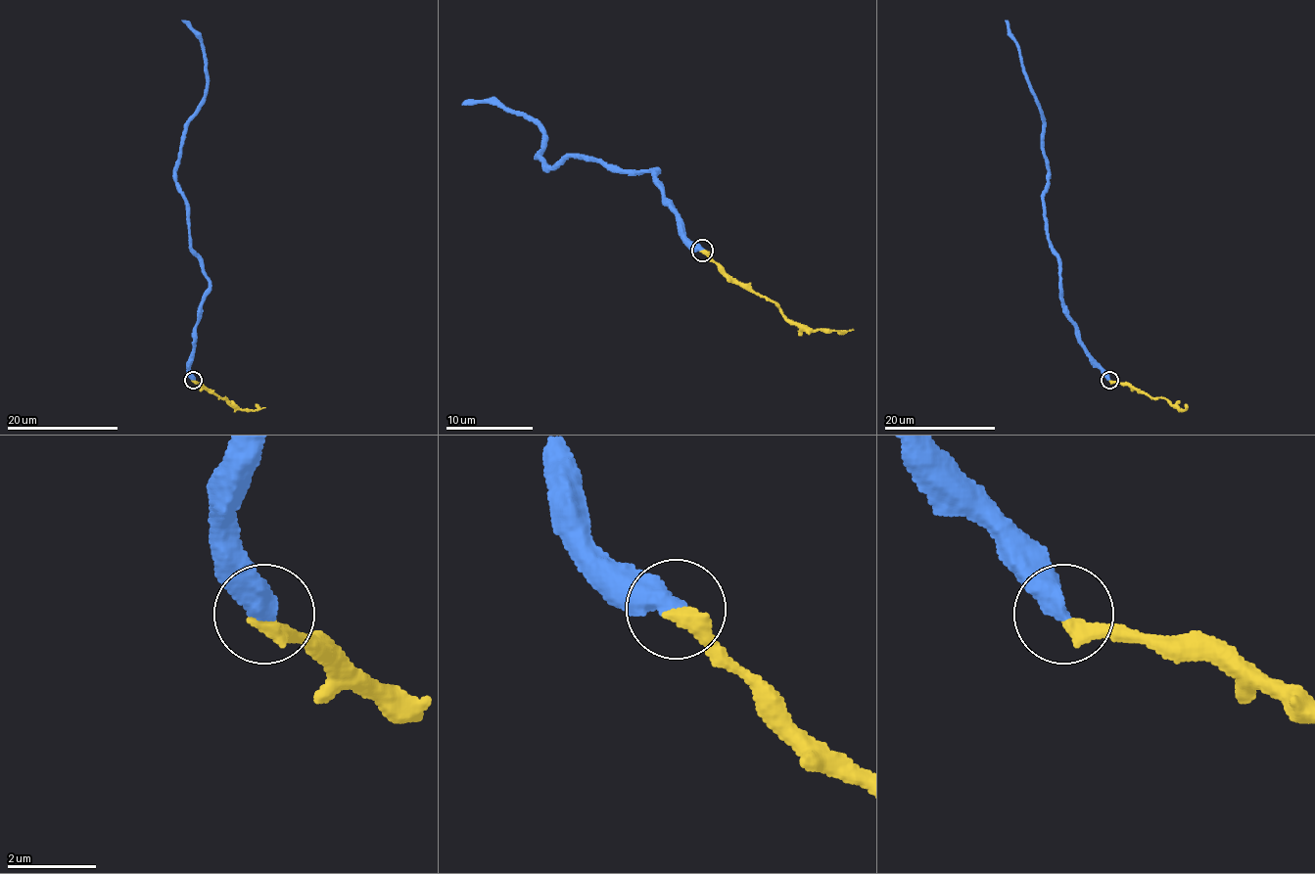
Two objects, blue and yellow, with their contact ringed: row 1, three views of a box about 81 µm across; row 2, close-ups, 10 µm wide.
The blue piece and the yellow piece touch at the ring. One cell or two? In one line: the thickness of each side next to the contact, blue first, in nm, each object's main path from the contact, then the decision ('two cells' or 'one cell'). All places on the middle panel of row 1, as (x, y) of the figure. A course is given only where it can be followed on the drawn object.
550 nm thick on the blue side, 360 nm on the other; blue runs (703, 251), (664, 203), (655, 170), (580, 157), (542, 168), (533, 122), (490, 103), (462, 105); yellow runs (703, 251), (733, 279), (774, 300), (781, 314), (795, 325), (846, 331), (853, 329); two cells

